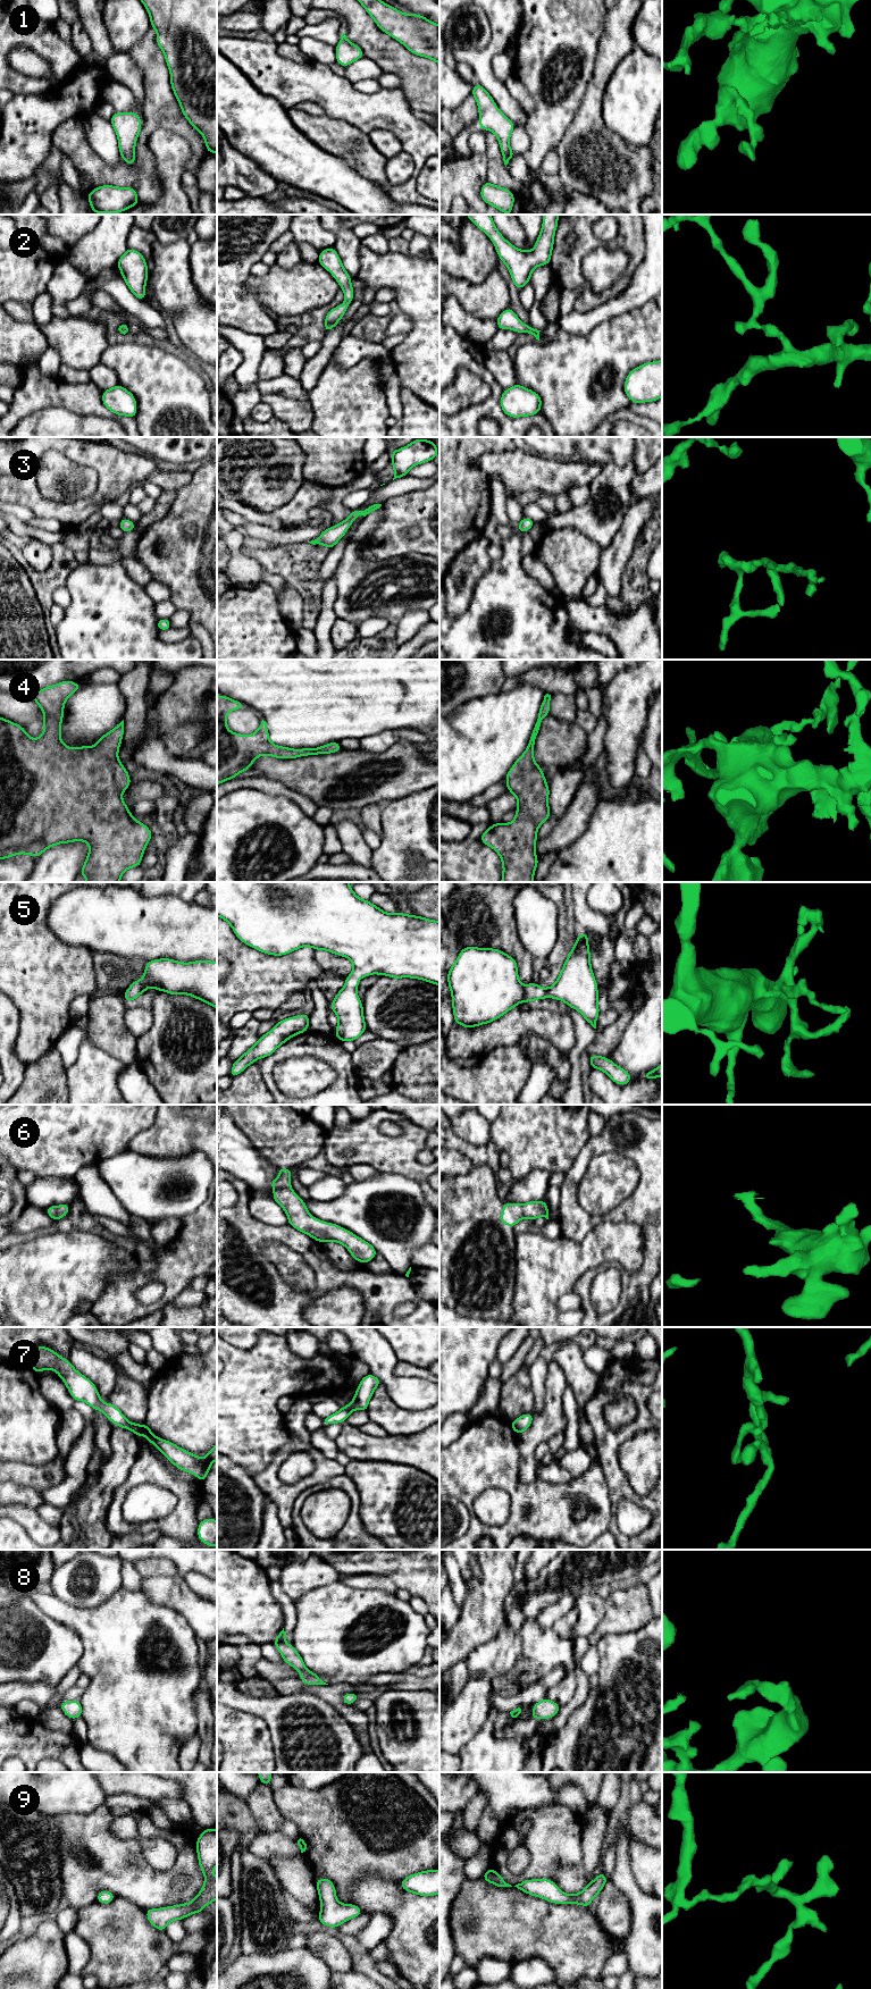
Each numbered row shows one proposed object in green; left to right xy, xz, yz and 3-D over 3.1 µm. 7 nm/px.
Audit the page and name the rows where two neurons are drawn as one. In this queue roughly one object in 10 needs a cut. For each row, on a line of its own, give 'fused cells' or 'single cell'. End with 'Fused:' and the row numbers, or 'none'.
1: single cell
2: single cell
3: single cell
4: single cell
5: single cell
6: single cell
7: single cell
8: single cell
9: single cell
Fused: none

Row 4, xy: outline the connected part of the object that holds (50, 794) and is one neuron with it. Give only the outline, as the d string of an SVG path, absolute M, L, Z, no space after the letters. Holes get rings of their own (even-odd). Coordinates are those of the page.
M61 681L32 696L44 714L44 730L37 739L31 738L22 725L0 716L0 859L19 854L39 858L52 846L85 841L90 850L79 875L83 875L86 882L120 882L126 870L141 865L152 832L131 815L122 798L123 792L132 784L127 770L118 759L124 720L92 747L70 748L61 742L64 706L67 698L81 688L81 685L74 681Z

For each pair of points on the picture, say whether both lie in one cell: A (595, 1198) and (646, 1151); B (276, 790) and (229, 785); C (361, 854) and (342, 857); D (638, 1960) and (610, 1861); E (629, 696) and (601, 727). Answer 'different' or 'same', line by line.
A: different
B: same
C: different
D: different
E: different

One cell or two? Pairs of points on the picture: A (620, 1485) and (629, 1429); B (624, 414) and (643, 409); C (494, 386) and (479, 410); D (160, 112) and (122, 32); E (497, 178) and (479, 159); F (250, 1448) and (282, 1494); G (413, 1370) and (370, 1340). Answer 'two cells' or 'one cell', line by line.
A: one cell
B: two cells
C: one cell
D: two cells
E: two cells
F: two cells
G: two cells

